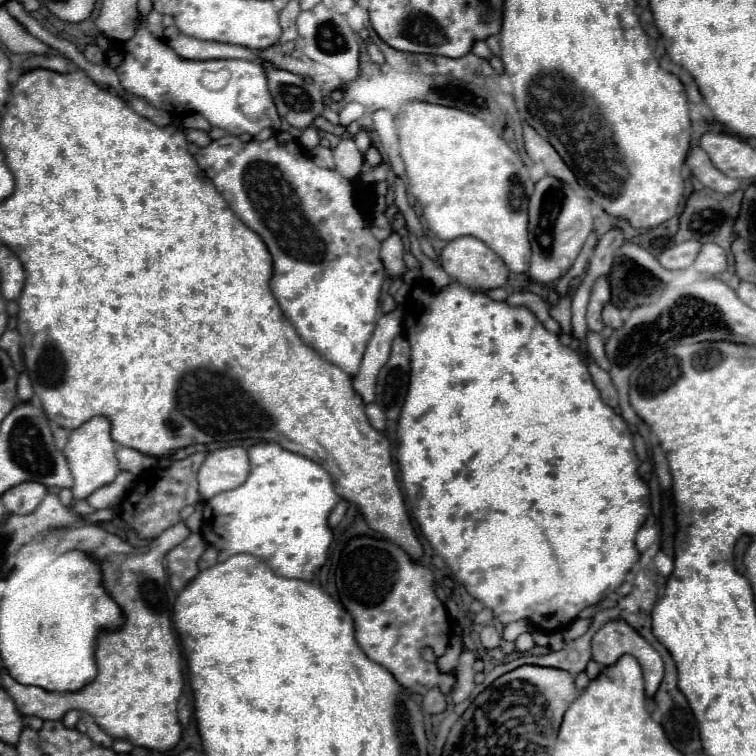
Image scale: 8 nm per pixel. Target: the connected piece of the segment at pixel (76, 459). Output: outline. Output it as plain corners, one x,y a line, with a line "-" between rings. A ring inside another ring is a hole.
96,415
92,419
88,419
88,423
82,423
78,429
74,429
70,433
70,439
64,447
64,455
68,459
70,473
74,477
74,487
72,487
74,499
86,499
94,489
110,483
118,475
118,471
120,471
118,461
116,461
118,443
112,439
110,427
112,427
112,423
108,417

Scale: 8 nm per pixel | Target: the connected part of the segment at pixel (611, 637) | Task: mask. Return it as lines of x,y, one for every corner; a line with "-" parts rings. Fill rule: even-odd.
612,619
592,637
592,657
600,665
612,665
624,653
634,655
642,665
646,695
652,697
664,675
662,657
624,619

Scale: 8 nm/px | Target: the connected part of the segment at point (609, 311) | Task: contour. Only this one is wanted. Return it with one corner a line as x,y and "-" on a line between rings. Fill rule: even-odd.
612,303
604,305
604,309
602,309
602,319
604,319
604,323
606,323
608,327
614,327
614,329
622,325
622,317
620,317
620,311
618,311
618,307
614,307

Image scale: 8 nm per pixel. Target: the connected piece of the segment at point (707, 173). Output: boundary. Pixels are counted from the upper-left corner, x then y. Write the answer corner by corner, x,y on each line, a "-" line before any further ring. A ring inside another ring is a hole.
692,147
688,157
686,157
686,165
690,167
690,173
706,187
718,191
718,193
732,193
738,189
738,181
726,177
724,173
720,173
708,159
708,155
700,149
700,147

